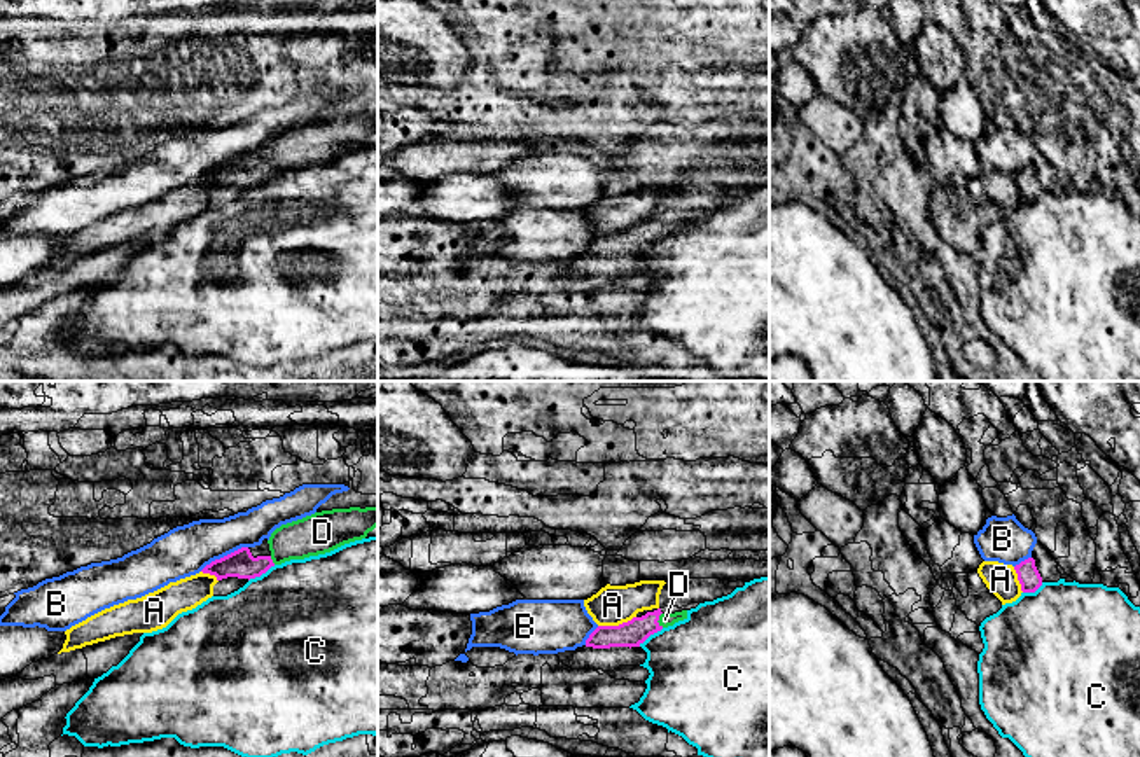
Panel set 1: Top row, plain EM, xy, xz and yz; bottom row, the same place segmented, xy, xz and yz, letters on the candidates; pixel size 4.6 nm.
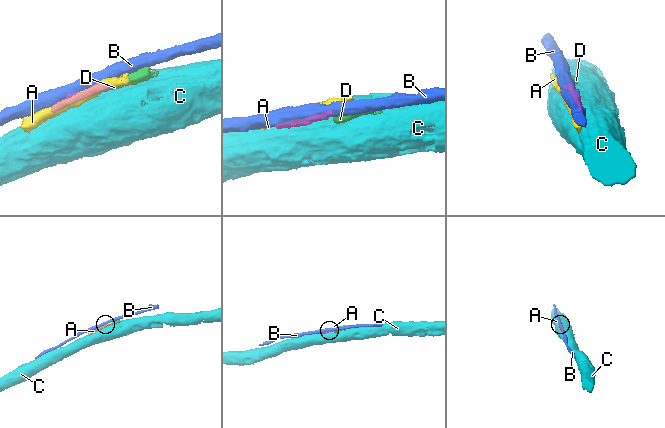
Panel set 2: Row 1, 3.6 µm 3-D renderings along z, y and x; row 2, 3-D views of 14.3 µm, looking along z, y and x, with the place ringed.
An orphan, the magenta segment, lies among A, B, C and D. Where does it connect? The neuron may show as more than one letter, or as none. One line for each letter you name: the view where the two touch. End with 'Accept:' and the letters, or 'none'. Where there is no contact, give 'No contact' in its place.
D: Touches magenta in xz
Accept: D

